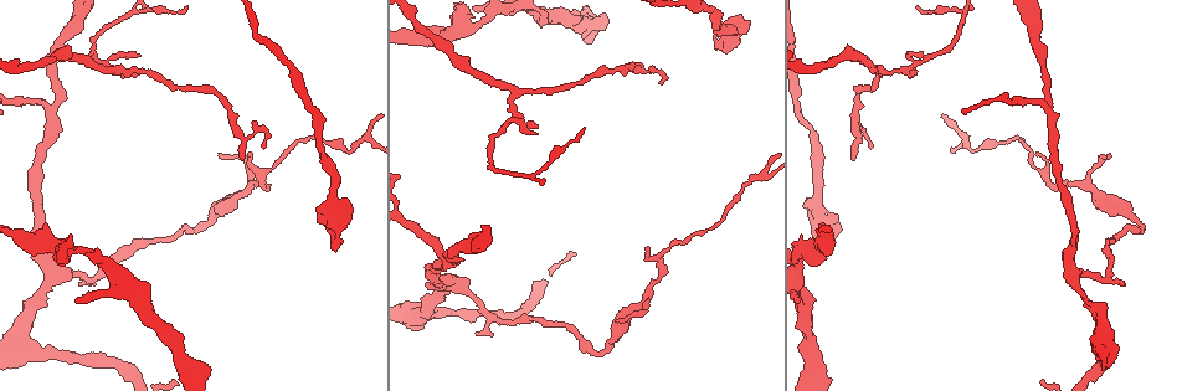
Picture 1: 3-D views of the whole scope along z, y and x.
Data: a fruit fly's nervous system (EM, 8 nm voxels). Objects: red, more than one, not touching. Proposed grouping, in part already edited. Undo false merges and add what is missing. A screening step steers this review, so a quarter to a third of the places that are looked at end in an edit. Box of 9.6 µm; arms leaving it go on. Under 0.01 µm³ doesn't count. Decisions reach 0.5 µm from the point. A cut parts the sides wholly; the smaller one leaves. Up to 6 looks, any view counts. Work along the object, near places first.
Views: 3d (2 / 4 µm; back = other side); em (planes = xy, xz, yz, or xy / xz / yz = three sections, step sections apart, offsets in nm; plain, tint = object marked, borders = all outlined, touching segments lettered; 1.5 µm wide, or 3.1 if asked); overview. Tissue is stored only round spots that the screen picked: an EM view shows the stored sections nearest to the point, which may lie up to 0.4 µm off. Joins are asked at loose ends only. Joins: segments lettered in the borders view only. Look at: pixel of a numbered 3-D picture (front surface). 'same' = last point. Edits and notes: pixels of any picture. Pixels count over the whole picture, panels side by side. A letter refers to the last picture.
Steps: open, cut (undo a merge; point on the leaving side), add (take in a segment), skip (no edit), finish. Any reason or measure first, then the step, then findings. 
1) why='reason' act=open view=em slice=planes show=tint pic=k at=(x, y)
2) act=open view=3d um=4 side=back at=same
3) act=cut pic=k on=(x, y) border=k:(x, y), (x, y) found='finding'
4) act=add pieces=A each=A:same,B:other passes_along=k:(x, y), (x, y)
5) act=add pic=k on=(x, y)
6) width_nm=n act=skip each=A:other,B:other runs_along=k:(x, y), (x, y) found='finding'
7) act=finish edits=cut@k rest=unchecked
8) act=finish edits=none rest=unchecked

why='branch stops here' act=open view=em slice=planes show=borders pic=1 at=(318, 216)

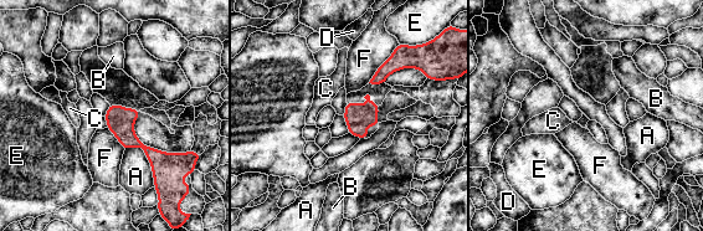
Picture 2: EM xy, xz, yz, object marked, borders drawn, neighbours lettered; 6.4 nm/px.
longest_contact=A:320nm act=skip each=A:other,B:other,C:other,D:other,E:other,F:other border=2:(398, 45), (368, 82) found='none of them fits'

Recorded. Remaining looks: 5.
why='free end' act=open view=3d um=2 pic=1 at=(1110, 153)

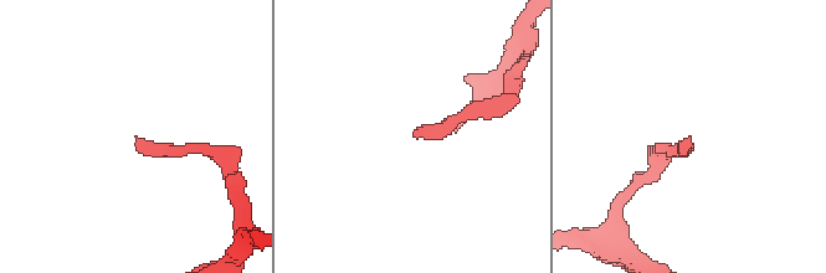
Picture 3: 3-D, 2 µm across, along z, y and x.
why='shape alone is not enough' act=open view=em slice=xz step=4 show=borders pic=3 at=(134, 137)

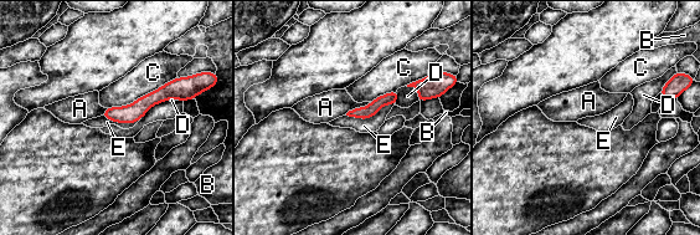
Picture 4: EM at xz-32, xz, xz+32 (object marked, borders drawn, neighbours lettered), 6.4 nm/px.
act=skip each=A:other,B:other,C:other,D:other,E:other runs_along=4:(166, 91), (130, 113), (107, 113) found='no lettered segment goes on from it'

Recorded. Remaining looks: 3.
act=open view=em slice=planes show=borders pic=1 at=(200, 230)

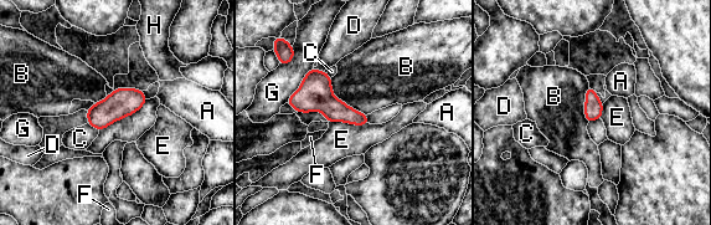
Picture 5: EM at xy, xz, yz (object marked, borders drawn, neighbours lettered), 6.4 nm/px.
width_nm=130 act=skip each=A:other,B:other,C:other,D:other,E:other,F:other,G:other,H:other border=5:(330, 77), (333, 93), (366, 114) found='all the same cell'

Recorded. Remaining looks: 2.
act=finish edits=none rest=unchecked

